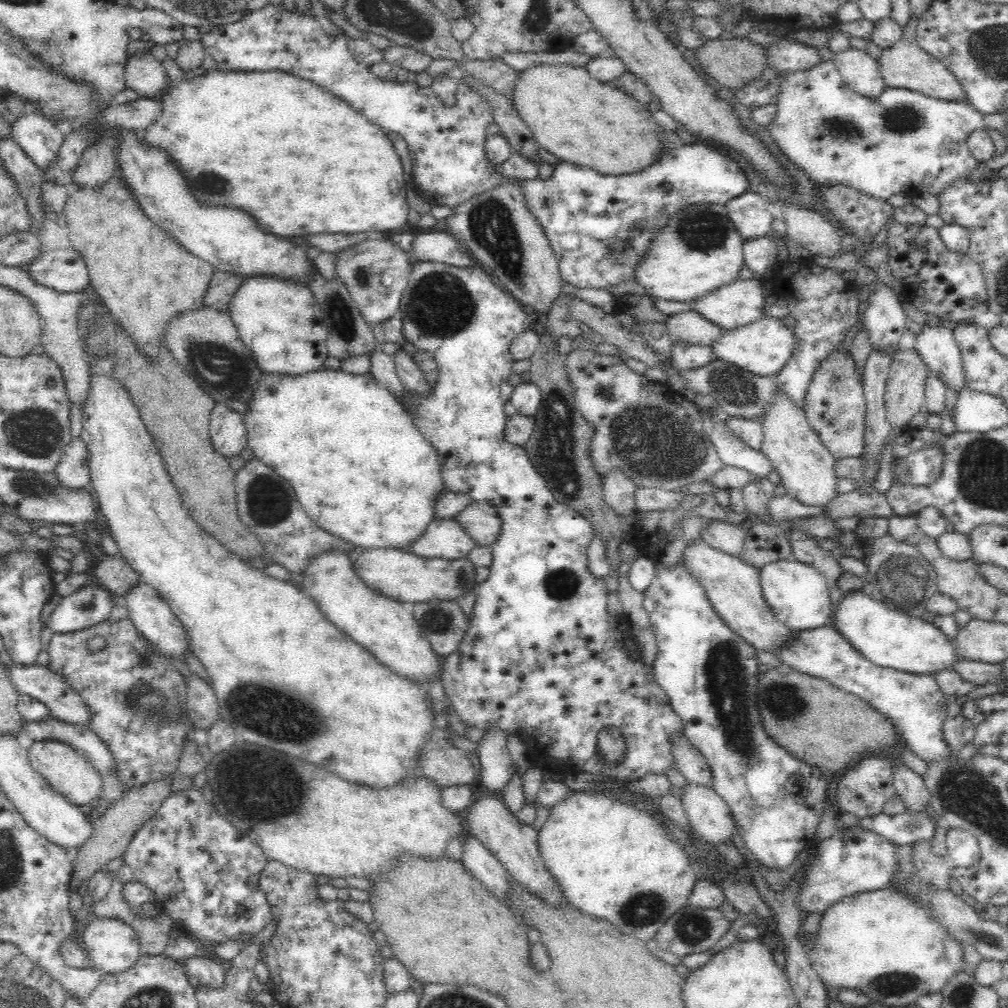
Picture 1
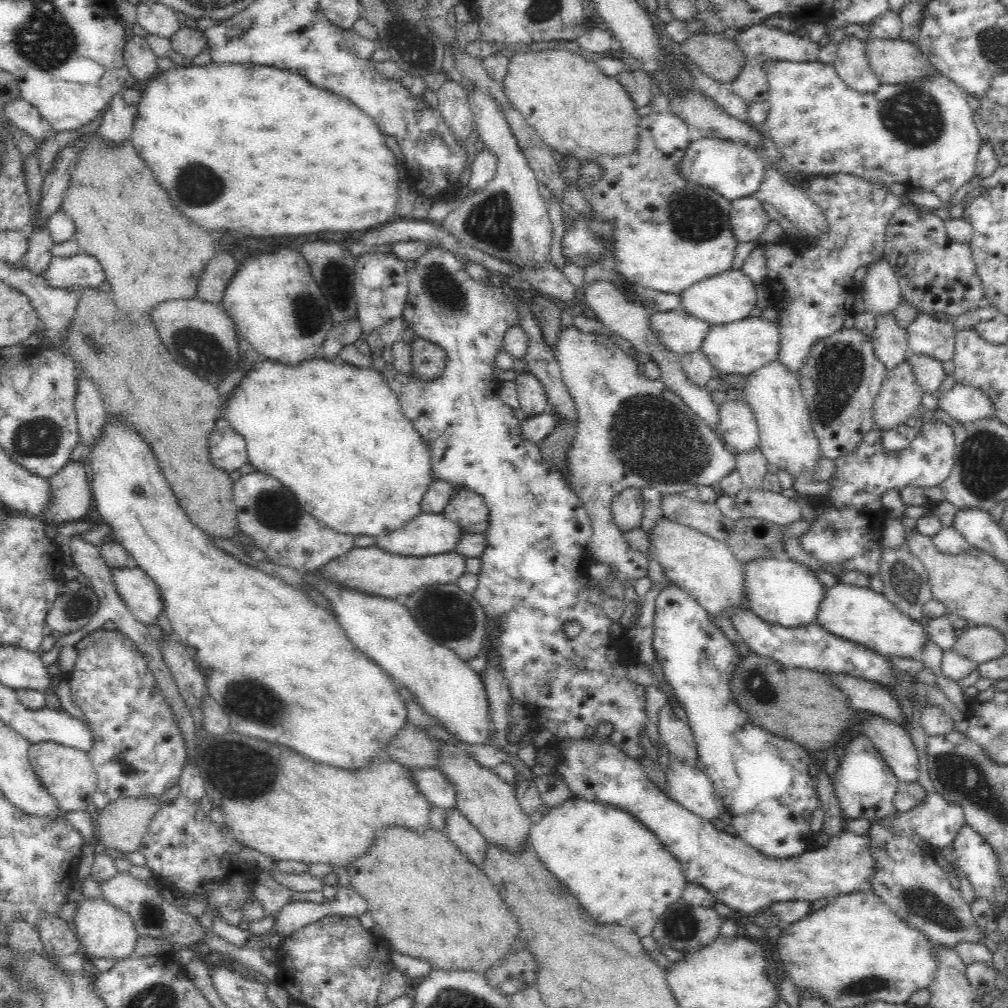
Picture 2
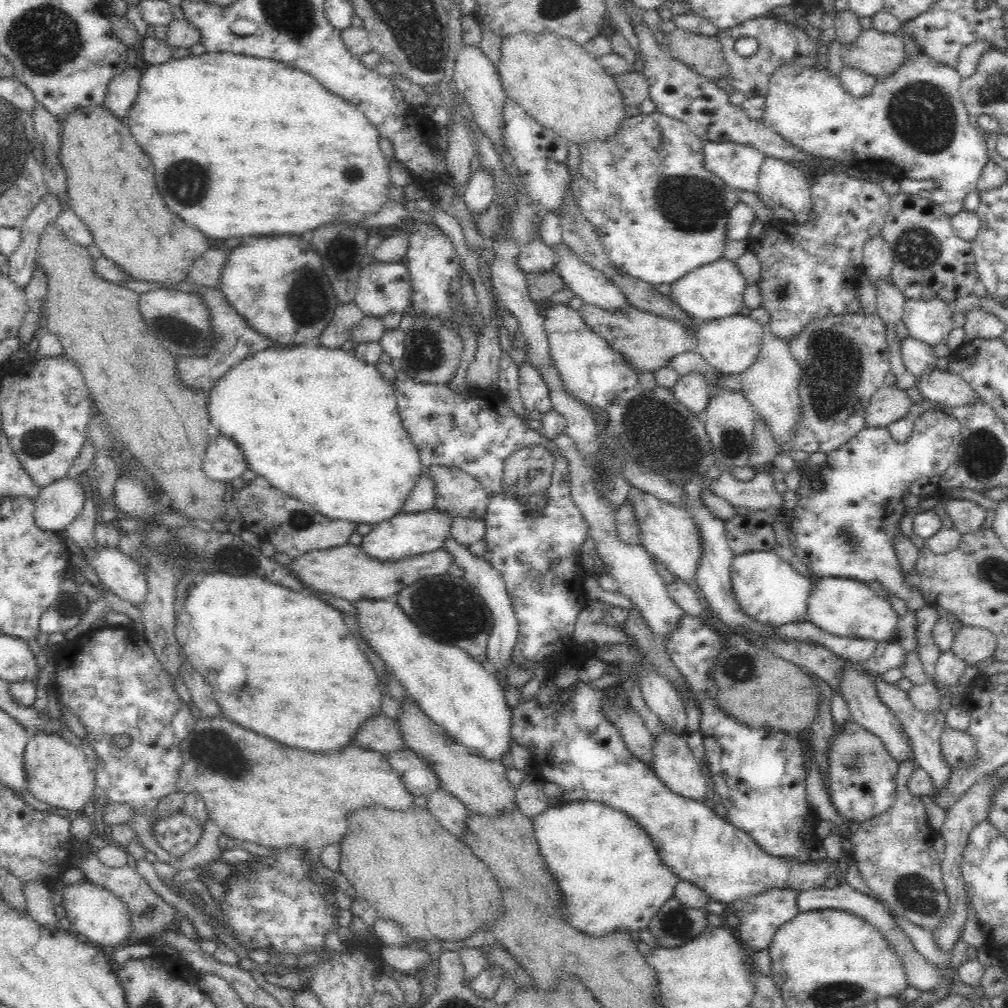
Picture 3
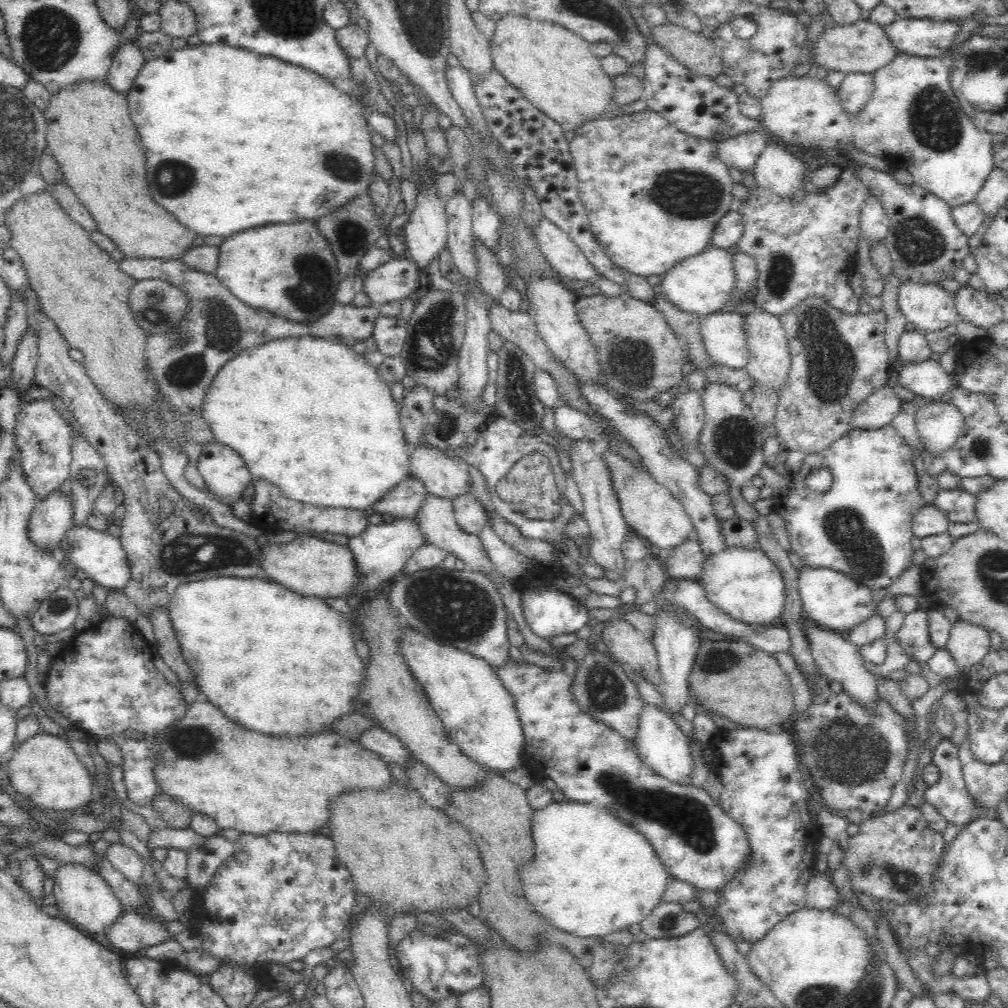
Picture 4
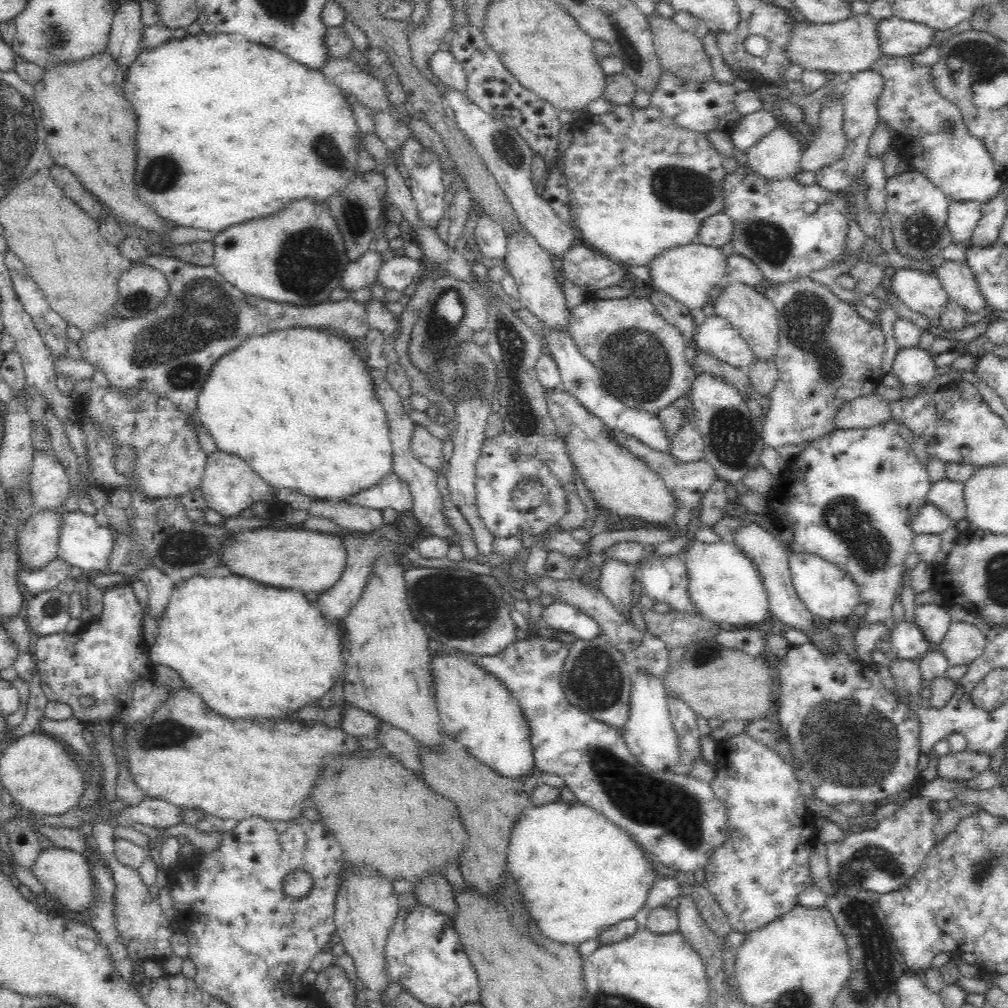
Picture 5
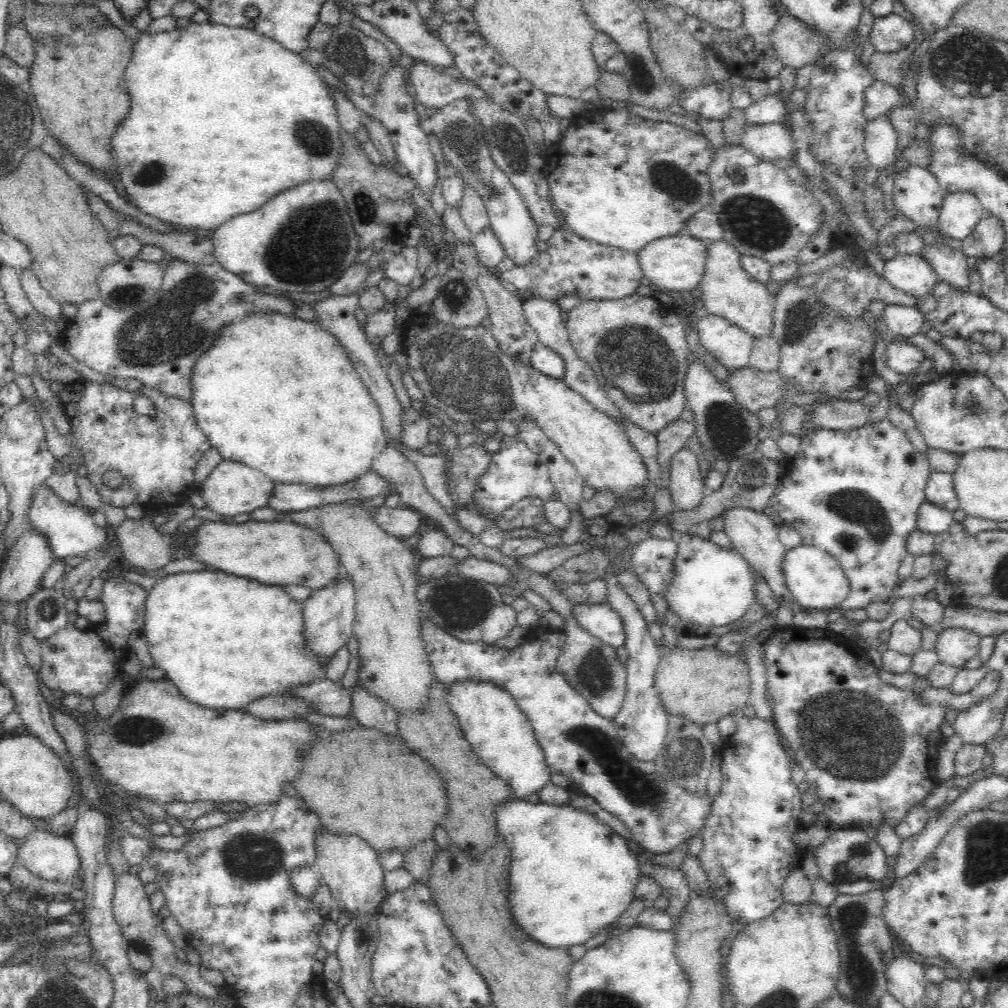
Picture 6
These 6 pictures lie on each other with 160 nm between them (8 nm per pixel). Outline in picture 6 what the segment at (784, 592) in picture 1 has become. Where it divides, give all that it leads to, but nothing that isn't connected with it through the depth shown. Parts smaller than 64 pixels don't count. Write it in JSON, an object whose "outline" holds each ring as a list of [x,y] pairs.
{"outline":[[[694,531],[683,534],[677,544],[674,576],[665,592],[672,612],[700,626],[724,626],[744,616],[756,600],[754,571],[732,548],[724,548]]]}

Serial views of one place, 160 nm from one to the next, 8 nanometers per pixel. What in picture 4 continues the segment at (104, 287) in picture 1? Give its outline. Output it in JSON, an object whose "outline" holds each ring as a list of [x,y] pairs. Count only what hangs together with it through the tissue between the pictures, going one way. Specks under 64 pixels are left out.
{"outline":[[[80,81],[73,87],[66,89],[65,91],[58,91],[56,94],[51,95],[50,102],[46,107],[45,121],[47,124],[47,150],[54,157],[54,160],[60,165],[62,173],[64,173],[64,181],[69,185],[70,189],[77,196],[77,200],[90,212],[91,218],[96,222],[98,226],[97,231],[103,236],[110,238],[116,243],[116,248],[124,256],[124,259],[138,259],[138,260],[180,260],[186,259],[188,250],[196,246],[195,241],[197,234],[191,229],[188,229],[180,225],[180,222],[174,217],[174,215],[168,213],[162,206],[154,202],[150,198],[150,192],[148,192],[148,180],[146,180],[146,160],[144,158],[144,150],[140,148],[140,136],[136,132],[136,127],[130,119],[129,108],[127,105],[127,97],[114,91],[110,88],[110,85],[106,81]]]}

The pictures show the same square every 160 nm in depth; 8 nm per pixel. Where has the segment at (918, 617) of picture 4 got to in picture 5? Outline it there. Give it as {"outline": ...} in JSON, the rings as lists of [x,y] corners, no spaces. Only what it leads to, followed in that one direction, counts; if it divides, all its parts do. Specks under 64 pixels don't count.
{"outline":[[[901,621],[891,630],[890,636],[891,651],[899,659],[922,658],[930,651],[929,642],[915,622]]]}

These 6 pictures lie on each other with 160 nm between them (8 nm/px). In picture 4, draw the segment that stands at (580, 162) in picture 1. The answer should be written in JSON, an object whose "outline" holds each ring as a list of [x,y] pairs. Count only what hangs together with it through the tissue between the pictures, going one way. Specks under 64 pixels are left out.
{"outline":[[[507,14],[496,23],[491,38],[493,68],[546,117],[565,128],[575,127],[600,119],[613,103],[612,76],[603,71],[590,46],[558,23]]]}

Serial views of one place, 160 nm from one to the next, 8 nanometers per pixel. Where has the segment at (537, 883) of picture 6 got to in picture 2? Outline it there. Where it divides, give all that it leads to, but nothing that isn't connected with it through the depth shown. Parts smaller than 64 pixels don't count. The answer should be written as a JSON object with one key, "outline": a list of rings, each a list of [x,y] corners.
{"outline":[[[574,797],[549,809],[546,816],[533,819],[530,842],[538,859],[563,882],[581,904],[581,907],[600,924],[616,924],[632,929],[641,939],[651,936],[659,918],[676,901],[682,900],[684,887],[688,884],[681,864],[632,814],[606,806],[600,802]]]}

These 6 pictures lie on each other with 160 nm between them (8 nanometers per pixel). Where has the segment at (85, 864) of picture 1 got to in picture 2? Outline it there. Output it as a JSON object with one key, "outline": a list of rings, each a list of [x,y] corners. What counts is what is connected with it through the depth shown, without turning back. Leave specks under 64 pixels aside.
{"outline":[[[138,796],[138,798],[124,797],[110,801],[96,818],[98,831],[98,849],[116,850],[122,853],[138,850],[145,837],[147,827],[155,816],[162,810],[163,802],[159,796]]]}

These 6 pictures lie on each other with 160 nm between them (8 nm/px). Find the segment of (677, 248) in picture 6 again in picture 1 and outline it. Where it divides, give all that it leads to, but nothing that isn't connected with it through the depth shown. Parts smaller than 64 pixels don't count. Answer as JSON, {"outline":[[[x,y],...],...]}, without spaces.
{"outline":[[[754,278],[721,286],[692,303],[704,318],[726,331],[764,318],[768,311],[764,300],[762,280]]]}

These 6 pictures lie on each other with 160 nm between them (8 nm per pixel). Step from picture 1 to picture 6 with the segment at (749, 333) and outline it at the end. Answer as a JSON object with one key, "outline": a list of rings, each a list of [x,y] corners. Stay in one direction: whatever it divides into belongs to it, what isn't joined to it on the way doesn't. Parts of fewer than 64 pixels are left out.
{"outline":[[[709,314],[697,318],[702,345],[728,370],[746,367],[754,346],[754,338],[726,319]]]}

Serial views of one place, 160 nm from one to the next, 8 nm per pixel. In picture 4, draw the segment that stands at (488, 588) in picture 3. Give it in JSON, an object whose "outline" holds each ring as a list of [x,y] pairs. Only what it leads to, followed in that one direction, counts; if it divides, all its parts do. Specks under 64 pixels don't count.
{"outline":[[[429,494],[416,515],[419,529],[425,536],[426,543],[433,544],[446,554],[452,554],[462,560],[464,570],[480,573],[480,575],[484,575],[490,580],[492,576],[498,574],[478,535],[471,535],[462,531],[458,523],[456,523],[452,501]]]}

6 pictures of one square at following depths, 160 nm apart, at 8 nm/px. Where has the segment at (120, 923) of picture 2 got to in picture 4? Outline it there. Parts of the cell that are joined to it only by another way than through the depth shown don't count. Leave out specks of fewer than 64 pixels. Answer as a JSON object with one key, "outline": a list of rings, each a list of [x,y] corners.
{"outline":[[[60,864],[54,878],[53,894],[59,911],[68,921],[86,933],[107,934],[123,908],[110,885],[99,875],[80,864]]]}

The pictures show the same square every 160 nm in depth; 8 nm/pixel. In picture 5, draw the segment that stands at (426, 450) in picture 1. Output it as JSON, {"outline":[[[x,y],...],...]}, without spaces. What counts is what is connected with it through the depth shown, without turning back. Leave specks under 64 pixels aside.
{"outline":[[[292,328],[292,330],[276,330],[264,336],[252,336],[250,340],[246,340],[237,349],[231,350],[214,363],[198,395],[197,407],[201,424],[214,437],[217,448],[242,458],[250,465],[252,471],[271,487],[296,490],[312,499],[344,500],[353,494],[368,490],[368,487],[393,473],[390,425],[384,407],[375,397],[373,378],[361,355],[337,333],[312,328]]]}

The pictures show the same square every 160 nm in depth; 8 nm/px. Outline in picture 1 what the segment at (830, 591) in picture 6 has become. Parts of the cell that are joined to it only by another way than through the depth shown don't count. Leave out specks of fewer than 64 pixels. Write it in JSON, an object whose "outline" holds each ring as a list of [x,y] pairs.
{"outline":[[[869,591],[845,593],[836,610],[835,617],[835,628],[851,645],[854,645],[854,648],[862,653],[864,658],[889,670],[906,674],[934,676],[934,674],[944,672],[944,670],[954,671],[953,664],[962,659],[957,653],[954,640],[950,640],[933,622],[924,621],[918,615],[908,615],[902,611],[892,610],[884,603],[874,600]]]}

